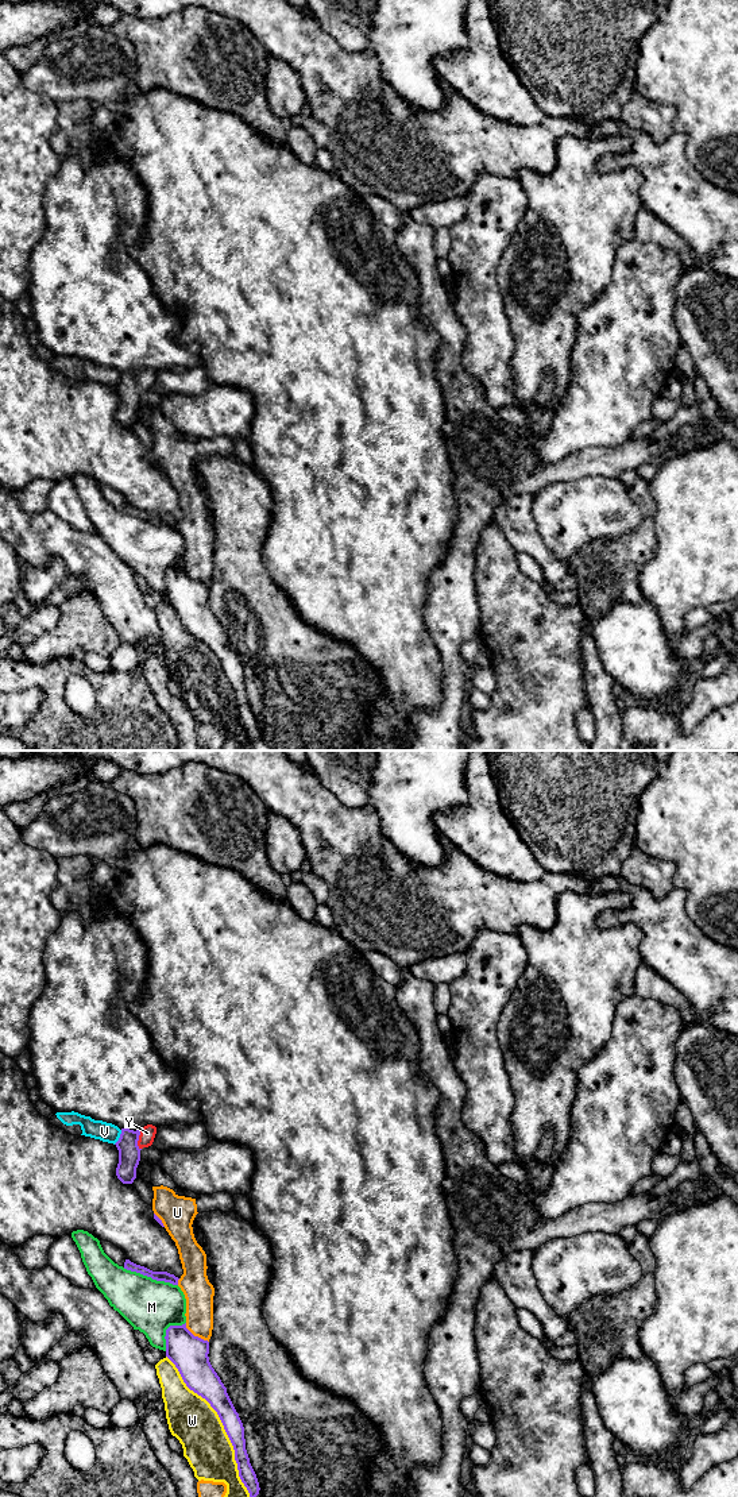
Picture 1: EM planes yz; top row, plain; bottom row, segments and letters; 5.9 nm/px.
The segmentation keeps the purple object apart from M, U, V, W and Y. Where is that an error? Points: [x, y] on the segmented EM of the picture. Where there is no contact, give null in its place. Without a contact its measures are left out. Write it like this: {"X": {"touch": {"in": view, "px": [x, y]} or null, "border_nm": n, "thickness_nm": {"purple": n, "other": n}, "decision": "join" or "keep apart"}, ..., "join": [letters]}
{"M": {"touch": {"in": "yz", "px": [150, 1276]}, "border_nm": 340, "thickness_nm": {"purple": 60, "other": 320}, "decision": "keep apart"}, "U": {"touch": {"in": "yz", "px": [196, 1337]}, "border_nm": 180, "thickness_nm": {"purple": 220, "other": 170}, "decision": "keep apart"}, "V": {"touch": {"in": "yz", "px": [120, 1137]}, "border_nm": 100, "thickness_nm": {"purple": 130, "other": 120}, "decision": "keep apart"}, "W": {"touch": {"in": "yz", "px": [223, 1424]}, "border_nm": 1000, "thickness_nm": {"purple": 160, "other": 280}, "decision": "keep apart"}, "Y": {"touch": {"in": "yz", "px": [138, 1139]}, "border_nm": 120, "thickness_nm": {"purple": 130, "other": 90}, "decision": "join"}, "join": ["Y"]}

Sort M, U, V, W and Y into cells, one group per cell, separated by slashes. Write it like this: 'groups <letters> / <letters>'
groups M / U / V / W / Y

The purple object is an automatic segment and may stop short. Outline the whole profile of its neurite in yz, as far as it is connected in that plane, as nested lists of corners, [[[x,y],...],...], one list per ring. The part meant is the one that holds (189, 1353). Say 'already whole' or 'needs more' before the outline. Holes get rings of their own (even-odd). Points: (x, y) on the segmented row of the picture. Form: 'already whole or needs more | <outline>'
already whole | [[[186,1323],[166,1330],[166,1357],[175,1365],[186,1386],[217,1412],[233,1446],[239,1477],[250,1497],[259,1494],[259,1482],[246,1450],[244,1427],[227,1388],[209,1362],[209,1342],[194,1336]]]

